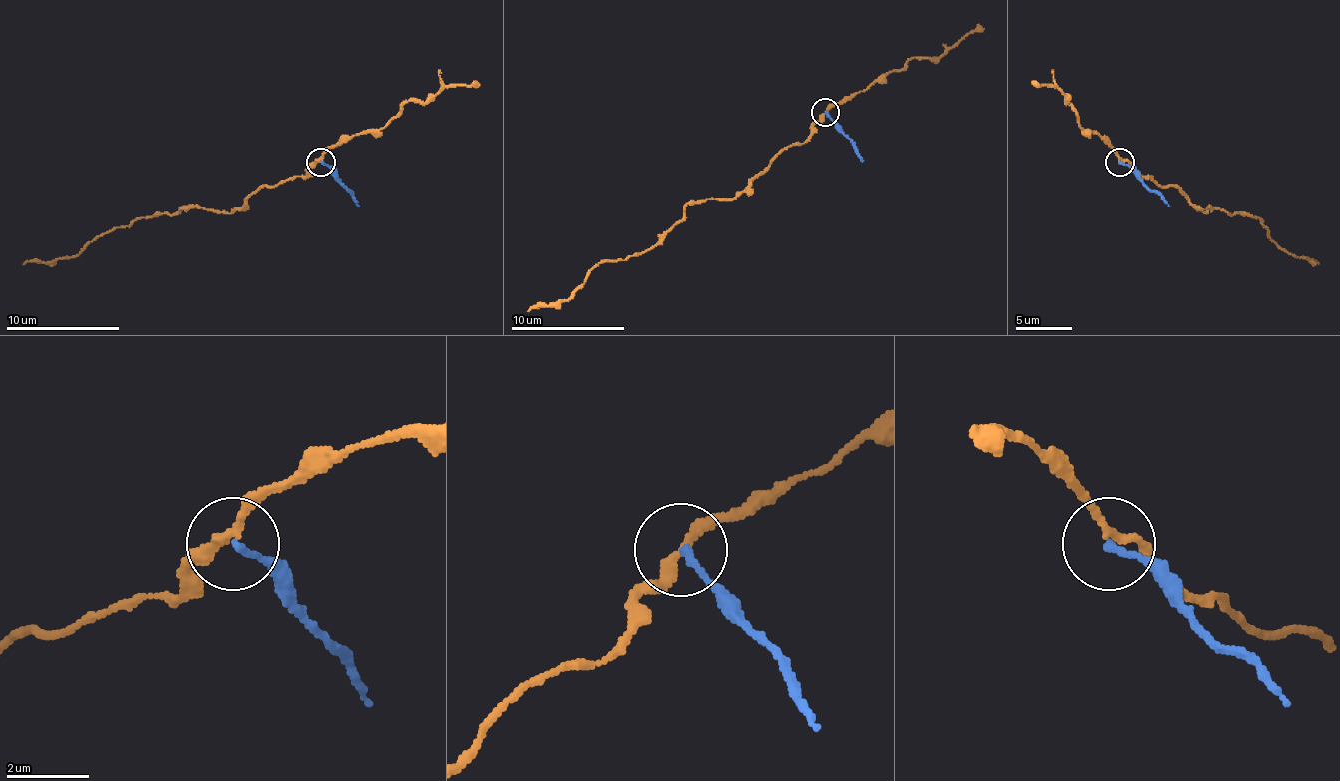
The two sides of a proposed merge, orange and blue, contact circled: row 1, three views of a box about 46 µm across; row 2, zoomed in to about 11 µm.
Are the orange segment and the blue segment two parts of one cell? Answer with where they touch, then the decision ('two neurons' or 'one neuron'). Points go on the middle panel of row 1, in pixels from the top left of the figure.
at (825, 112); two neurons

